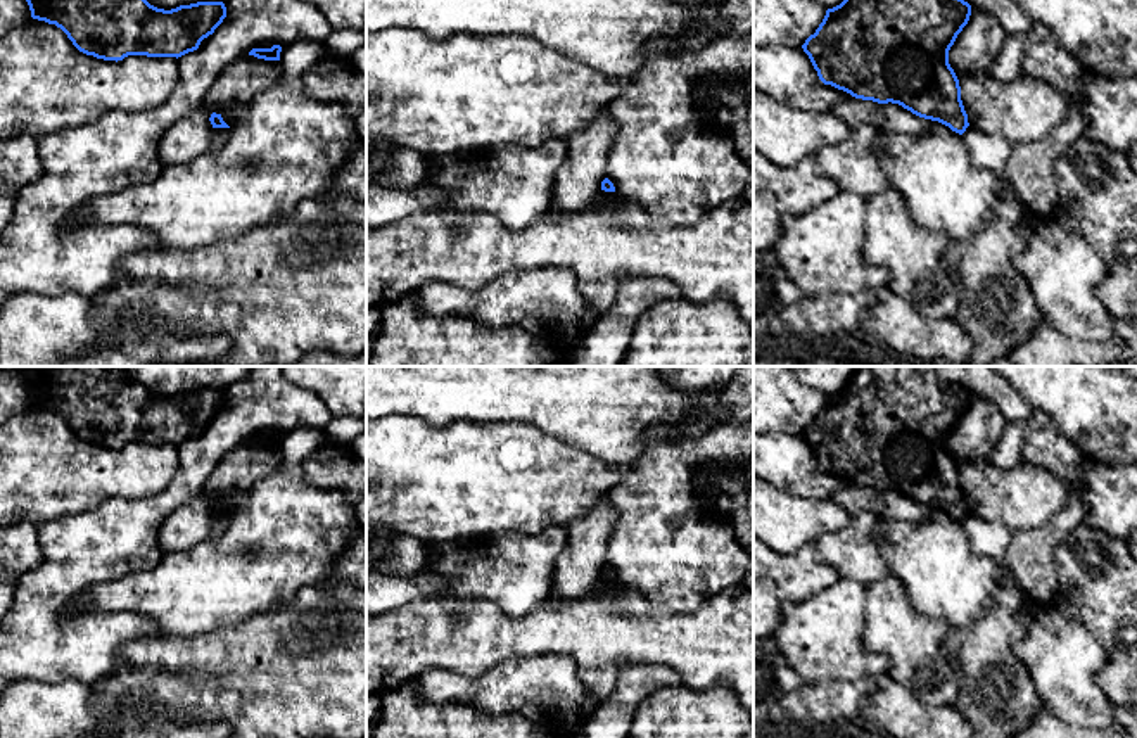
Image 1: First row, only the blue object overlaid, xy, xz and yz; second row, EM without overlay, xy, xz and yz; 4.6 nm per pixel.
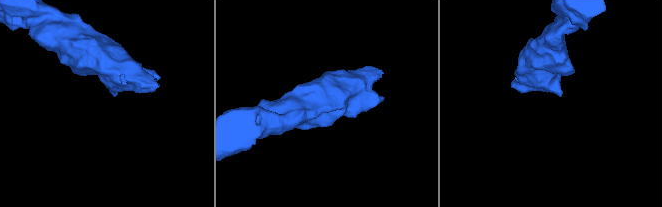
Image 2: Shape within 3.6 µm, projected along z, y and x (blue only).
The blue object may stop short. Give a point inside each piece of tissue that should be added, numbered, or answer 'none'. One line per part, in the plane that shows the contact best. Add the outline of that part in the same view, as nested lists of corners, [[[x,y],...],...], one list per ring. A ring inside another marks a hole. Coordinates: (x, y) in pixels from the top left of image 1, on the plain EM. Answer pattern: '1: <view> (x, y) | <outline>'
none

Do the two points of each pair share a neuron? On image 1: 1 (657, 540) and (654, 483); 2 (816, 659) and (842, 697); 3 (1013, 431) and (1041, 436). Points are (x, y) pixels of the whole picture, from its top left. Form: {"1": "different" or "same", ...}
{"1": "same", "2": "different", "3": "different"}

